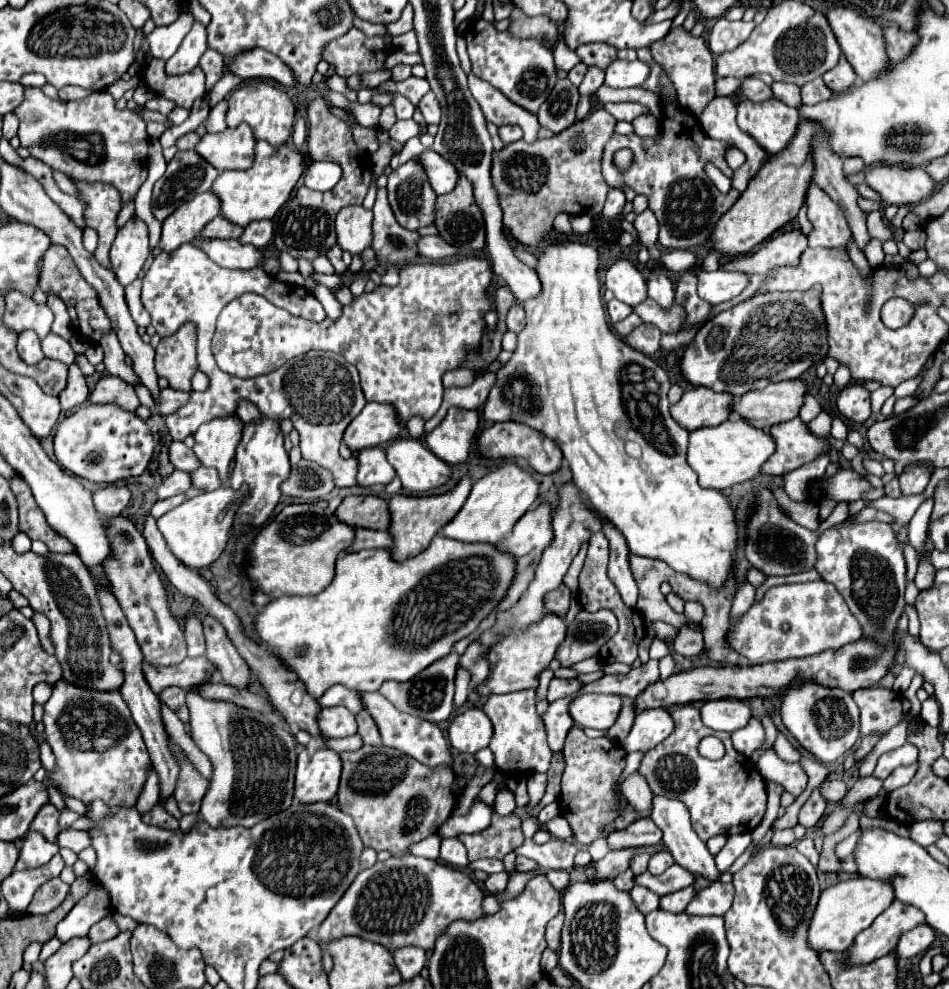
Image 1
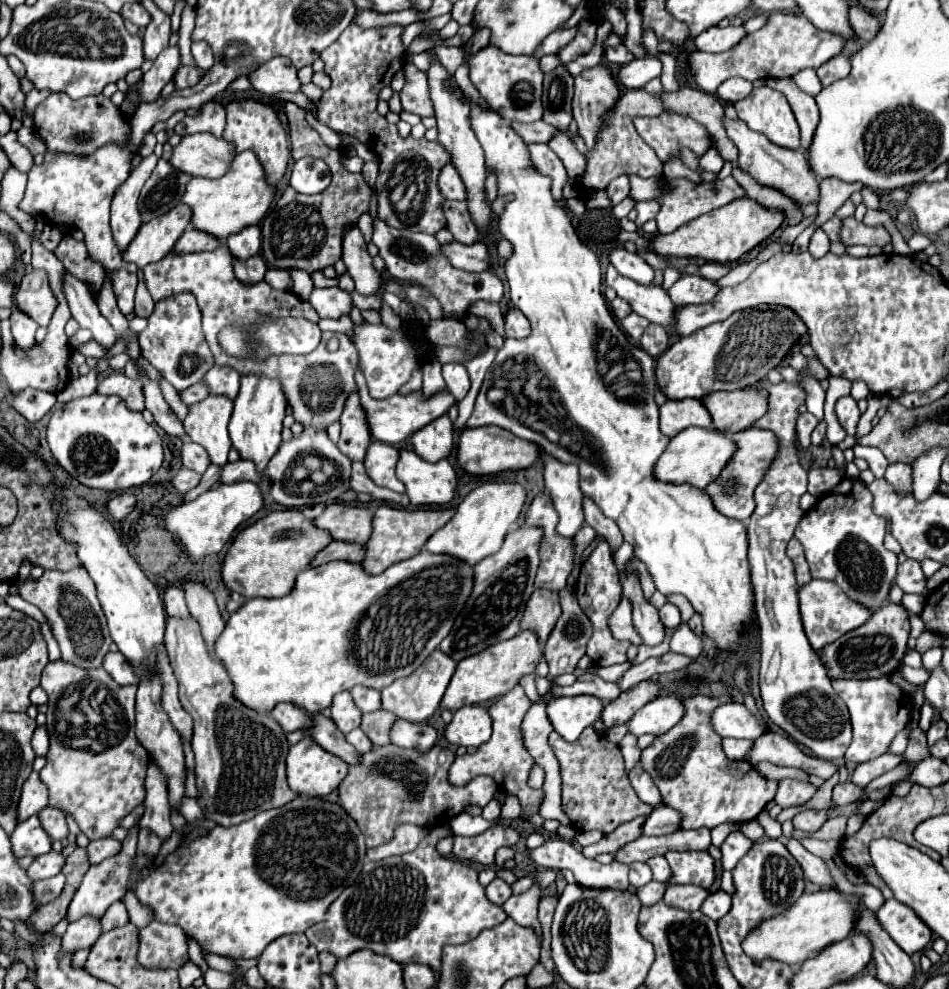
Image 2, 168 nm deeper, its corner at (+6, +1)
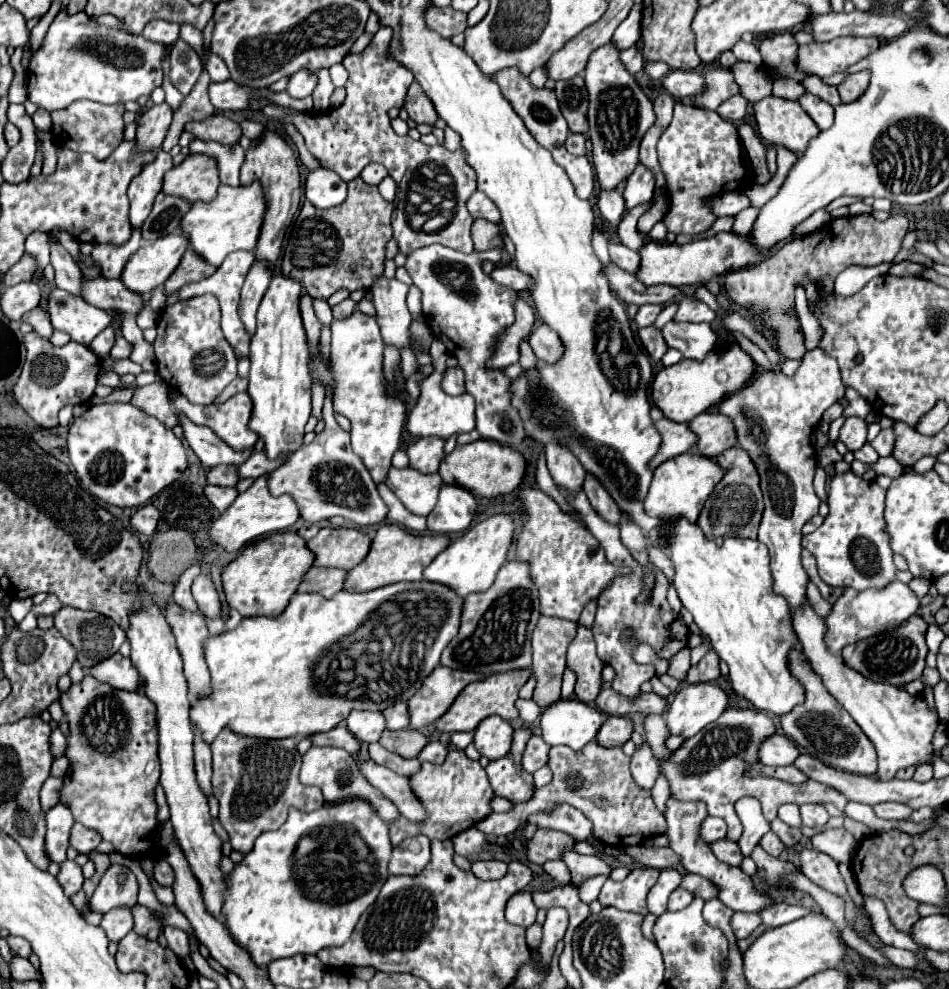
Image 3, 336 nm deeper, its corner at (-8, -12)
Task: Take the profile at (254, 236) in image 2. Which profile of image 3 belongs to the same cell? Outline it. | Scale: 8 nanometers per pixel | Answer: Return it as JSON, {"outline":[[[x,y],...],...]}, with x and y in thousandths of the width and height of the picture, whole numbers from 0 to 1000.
{"outline":[[[269,265],[258,281],[258,287],[254,293],[254,305],[252,305],[252,320],[256,324],[258,334],[264,340],[269,338],[269,317],[277,297],[283,291],[283,285],[286,285],[286,273],[281,265]]]}

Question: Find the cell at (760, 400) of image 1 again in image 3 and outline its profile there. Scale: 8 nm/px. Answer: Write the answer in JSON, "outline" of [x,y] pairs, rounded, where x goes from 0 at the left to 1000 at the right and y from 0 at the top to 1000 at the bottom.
{"outline":[[[741,417],[726,427],[726,435],[734,441],[732,457],[743,463],[756,463],[774,451],[774,435],[770,425],[756,417]]]}

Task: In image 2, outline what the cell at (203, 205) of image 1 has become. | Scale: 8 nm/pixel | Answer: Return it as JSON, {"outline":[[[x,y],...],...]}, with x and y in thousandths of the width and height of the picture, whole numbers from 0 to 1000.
{"outline":[[[191,205],[178,215],[163,219],[157,225],[151,225],[144,242],[140,242],[136,254],[132,254],[130,264],[140,264],[146,270],[153,270],[155,266],[172,262],[184,250],[191,236],[199,230],[201,217],[201,209]]]}

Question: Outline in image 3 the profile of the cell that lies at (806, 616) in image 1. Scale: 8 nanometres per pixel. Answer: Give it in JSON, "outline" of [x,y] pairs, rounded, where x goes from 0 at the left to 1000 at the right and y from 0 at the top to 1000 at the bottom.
{"outline":[[[941,586],[933,595],[914,595],[909,599],[893,595],[888,599],[888,603],[878,611],[878,617],[869,623],[871,653],[878,659],[886,659],[888,653],[899,651],[903,647],[911,647],[916,643],[922,643],[935,635],[943,635],[966,619],[968,619],[968,605],[956,590],[952,590],[947,586]]]}

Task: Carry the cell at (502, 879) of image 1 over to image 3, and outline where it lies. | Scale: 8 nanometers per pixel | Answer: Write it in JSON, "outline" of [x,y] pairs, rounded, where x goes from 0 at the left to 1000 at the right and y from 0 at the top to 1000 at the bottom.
{"outline":[[[545,902],[536,912],[534,912],[534,920],[532,926],[538,934],[557,938],[564,932],[564,924],[566,924],[566,916],[562,914],[560,902]]]}

